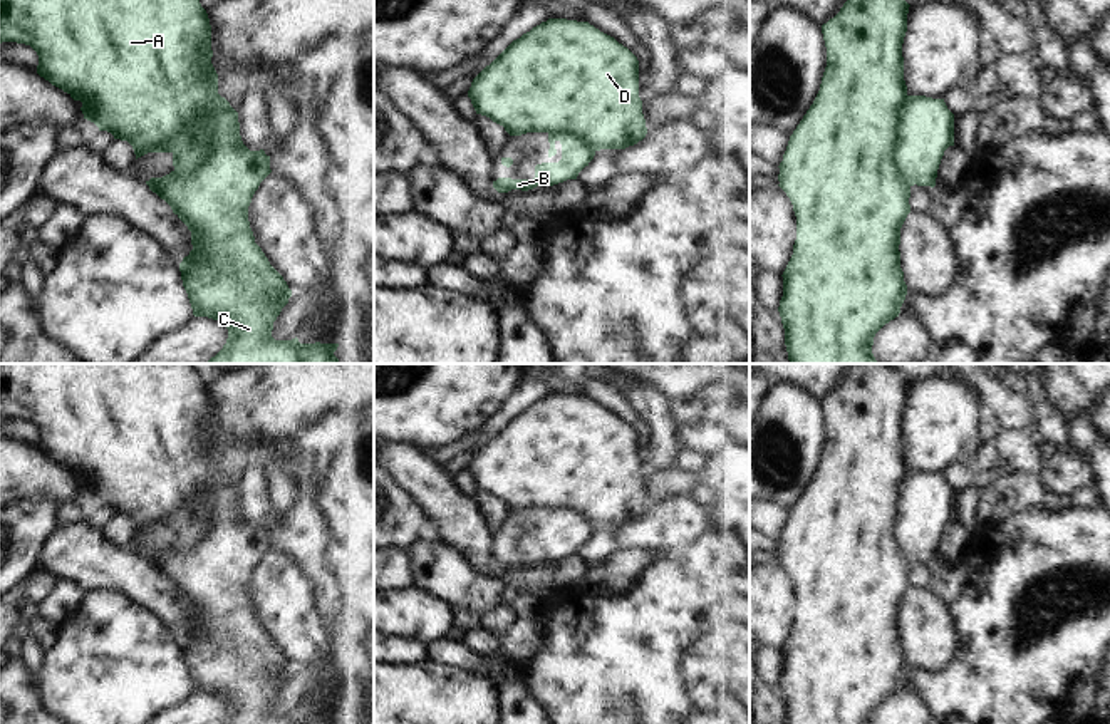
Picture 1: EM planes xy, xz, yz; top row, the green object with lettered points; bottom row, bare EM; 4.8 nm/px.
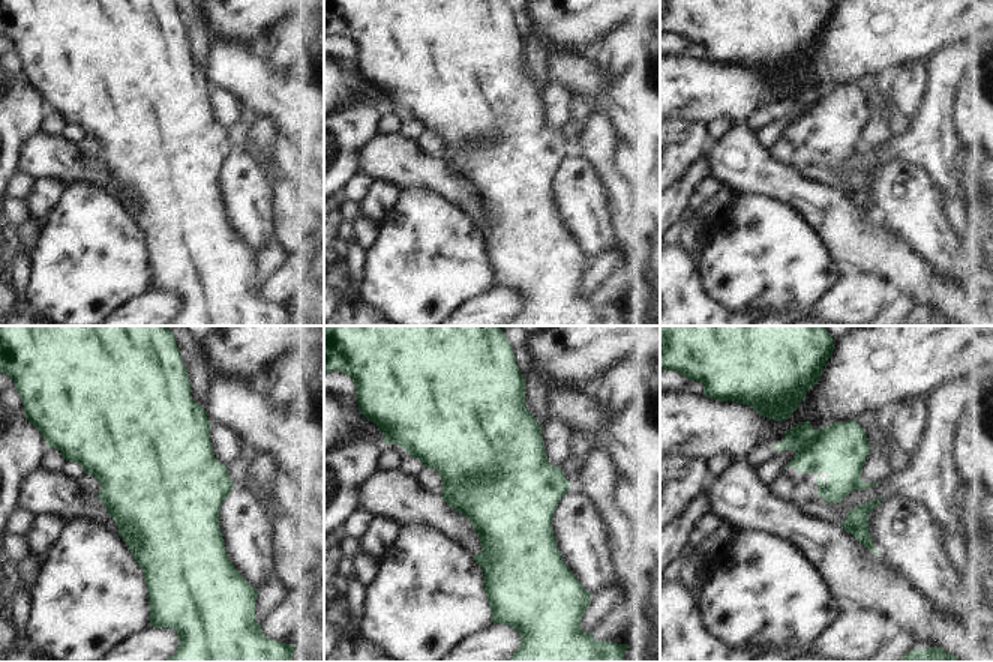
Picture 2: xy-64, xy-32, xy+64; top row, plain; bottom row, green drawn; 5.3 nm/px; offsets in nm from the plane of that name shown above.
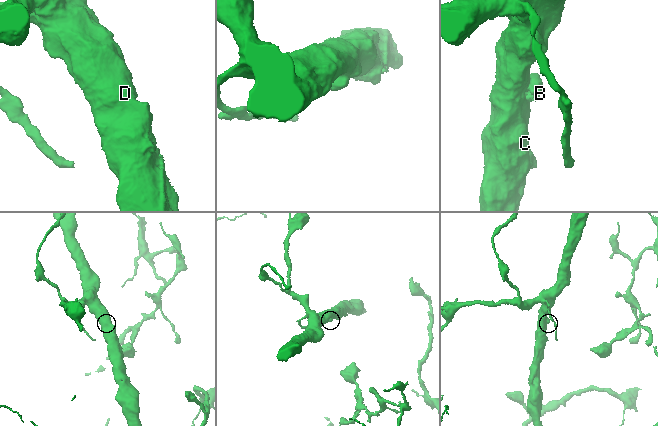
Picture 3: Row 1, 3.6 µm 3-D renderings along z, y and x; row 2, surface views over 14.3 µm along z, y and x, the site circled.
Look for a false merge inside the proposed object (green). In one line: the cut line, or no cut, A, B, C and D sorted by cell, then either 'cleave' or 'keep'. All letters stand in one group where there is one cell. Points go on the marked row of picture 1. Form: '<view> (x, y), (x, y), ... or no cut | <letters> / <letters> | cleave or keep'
xy (205, 131), (186, 128), (153, 151) | A C D / B | cleave

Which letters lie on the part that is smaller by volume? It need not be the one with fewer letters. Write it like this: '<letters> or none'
B

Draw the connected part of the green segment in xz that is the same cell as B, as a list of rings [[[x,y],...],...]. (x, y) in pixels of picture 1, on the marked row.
[[[548,132],[548,158],[557,154],[557,141],[562,144],[562,159],[558,163],[537,164],[533,179],[498,178],[493,181],[493,188],[498,193],[508,193],[511,189],[528,191],[537,186],[553,186],[567,179],[577,179],[578,173],[594,159],[595,149],[567,132]]]

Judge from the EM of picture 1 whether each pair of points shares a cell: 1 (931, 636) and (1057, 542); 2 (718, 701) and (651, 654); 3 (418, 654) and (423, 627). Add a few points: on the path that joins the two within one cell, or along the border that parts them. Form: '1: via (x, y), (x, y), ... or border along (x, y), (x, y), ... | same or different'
1: border along (929, 589), (953, 617), (958, 639), (953, 659) | different
2: border along (696, 639), (681, 664), (693, 706) | different
3: border along (391, 634), (418, 641), (425, 646) | different

